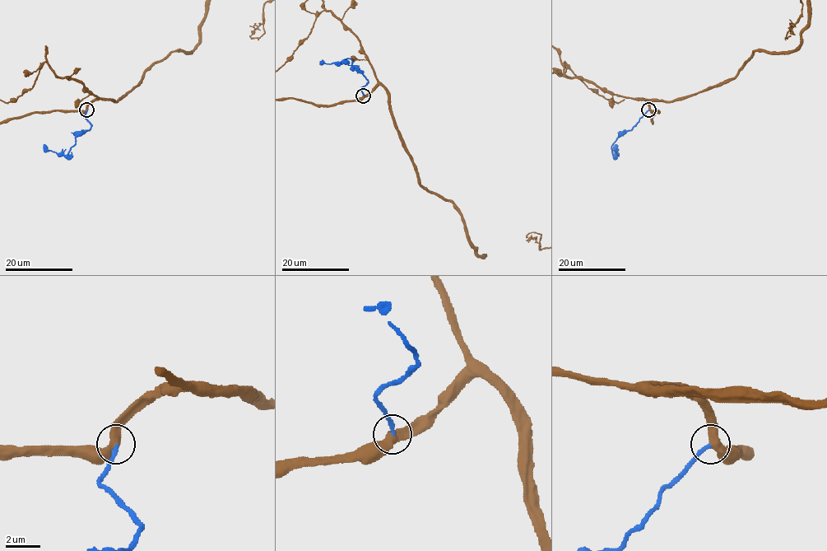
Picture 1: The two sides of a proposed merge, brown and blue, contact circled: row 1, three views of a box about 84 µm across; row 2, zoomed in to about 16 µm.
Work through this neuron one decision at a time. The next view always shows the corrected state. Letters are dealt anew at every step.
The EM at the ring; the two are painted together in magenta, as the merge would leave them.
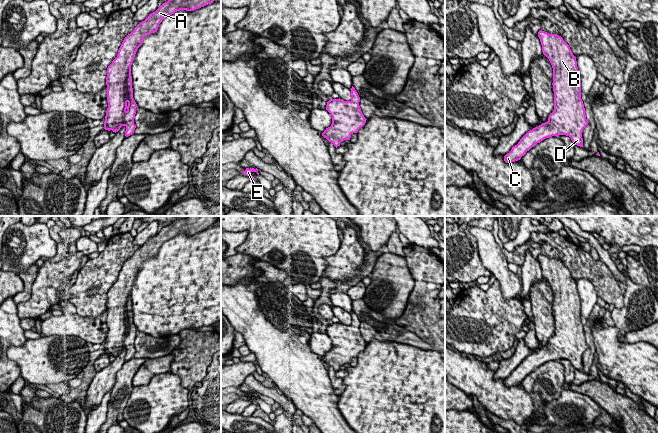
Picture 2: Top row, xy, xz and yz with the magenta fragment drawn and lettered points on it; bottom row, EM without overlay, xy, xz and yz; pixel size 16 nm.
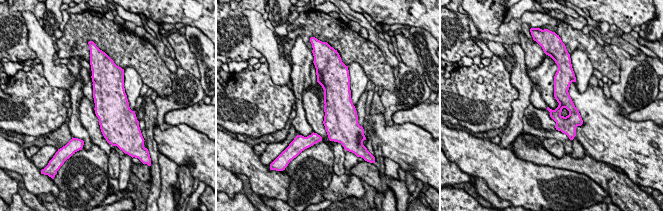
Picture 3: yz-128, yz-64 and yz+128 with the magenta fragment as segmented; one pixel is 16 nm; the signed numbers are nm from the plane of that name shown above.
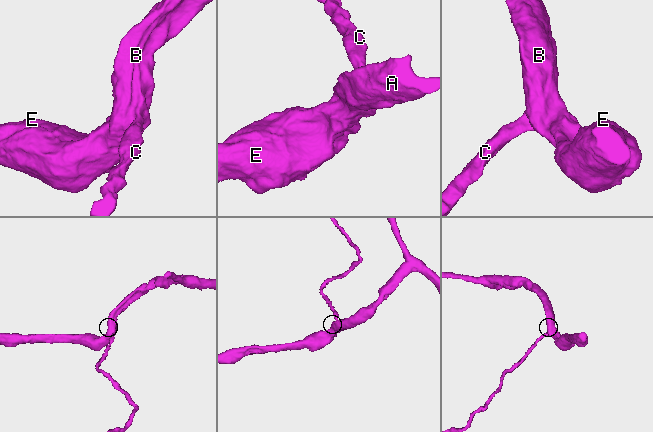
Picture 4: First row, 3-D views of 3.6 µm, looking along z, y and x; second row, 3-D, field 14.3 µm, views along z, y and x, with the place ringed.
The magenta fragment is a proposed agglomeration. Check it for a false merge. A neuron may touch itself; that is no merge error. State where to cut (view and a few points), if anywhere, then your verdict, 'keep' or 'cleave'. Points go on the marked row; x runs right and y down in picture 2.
no cut | keep

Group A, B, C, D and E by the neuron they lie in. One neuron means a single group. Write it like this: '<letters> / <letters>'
A B C D E

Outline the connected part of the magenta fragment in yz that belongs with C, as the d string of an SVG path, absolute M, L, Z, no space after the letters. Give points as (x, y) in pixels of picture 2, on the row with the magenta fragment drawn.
M540 30L538 37L543 54L553 68L554 111L548 121L528 131L504 156L506 163L521 159L532 147L546 138L566 135L583 147L582 132L588 125L581 99L581 78L576 57L569 45L557 34Z

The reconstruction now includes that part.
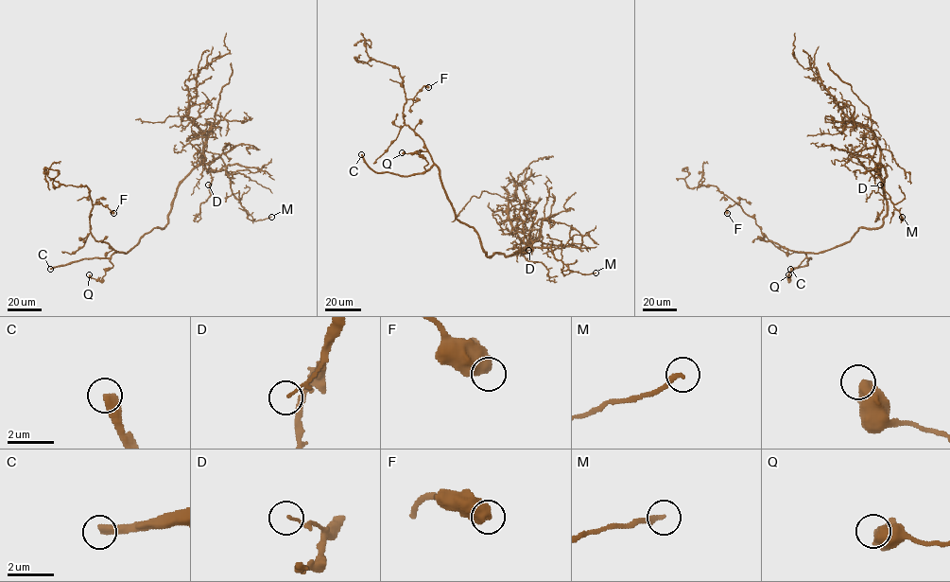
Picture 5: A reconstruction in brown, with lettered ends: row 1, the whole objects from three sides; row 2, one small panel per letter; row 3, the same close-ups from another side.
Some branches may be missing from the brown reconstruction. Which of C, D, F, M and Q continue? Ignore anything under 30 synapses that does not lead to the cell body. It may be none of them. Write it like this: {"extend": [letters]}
{"extend": ["C"]}

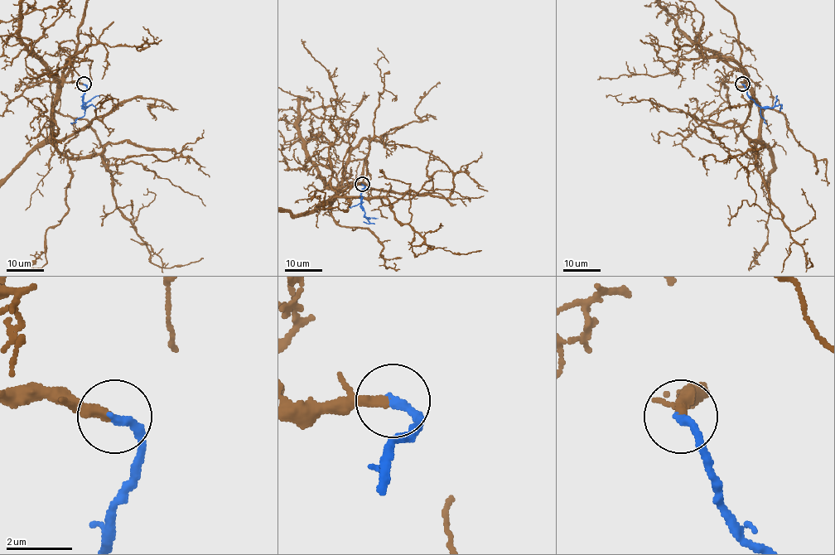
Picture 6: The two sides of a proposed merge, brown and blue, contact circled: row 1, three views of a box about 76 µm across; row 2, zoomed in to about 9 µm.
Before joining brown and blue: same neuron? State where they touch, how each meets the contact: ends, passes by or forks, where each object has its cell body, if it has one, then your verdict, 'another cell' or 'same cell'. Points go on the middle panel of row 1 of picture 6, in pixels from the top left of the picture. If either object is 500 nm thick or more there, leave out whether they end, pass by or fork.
place (362, 184); brown ends; blue ends; soma brown none; soma blue none; same cell

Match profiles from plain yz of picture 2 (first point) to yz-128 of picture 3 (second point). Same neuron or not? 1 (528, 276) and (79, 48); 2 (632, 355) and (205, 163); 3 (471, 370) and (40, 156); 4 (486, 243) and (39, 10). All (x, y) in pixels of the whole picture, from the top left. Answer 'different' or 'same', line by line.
1: different
2: same
3: different
4: different

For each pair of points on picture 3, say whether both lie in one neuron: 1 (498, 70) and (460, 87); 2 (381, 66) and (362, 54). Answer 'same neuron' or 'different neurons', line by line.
1: same neuron
2: same neuron

